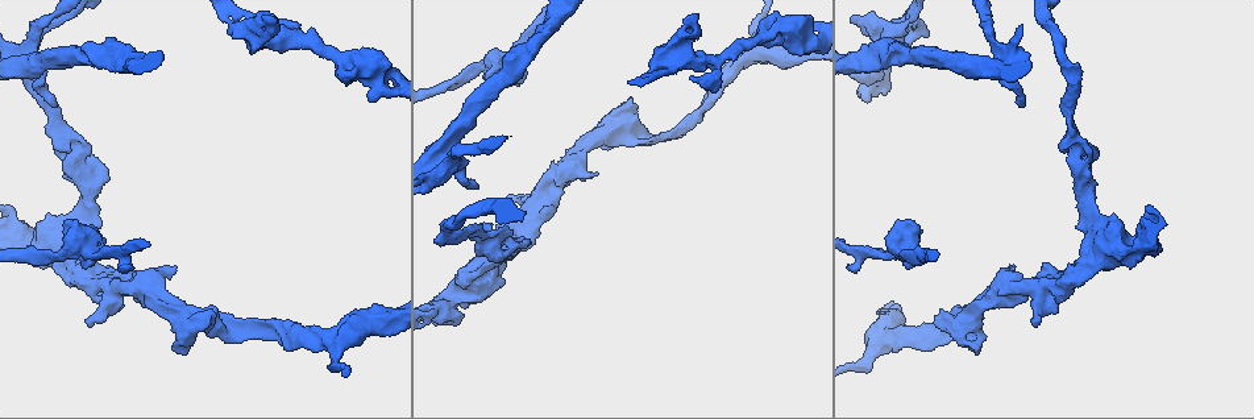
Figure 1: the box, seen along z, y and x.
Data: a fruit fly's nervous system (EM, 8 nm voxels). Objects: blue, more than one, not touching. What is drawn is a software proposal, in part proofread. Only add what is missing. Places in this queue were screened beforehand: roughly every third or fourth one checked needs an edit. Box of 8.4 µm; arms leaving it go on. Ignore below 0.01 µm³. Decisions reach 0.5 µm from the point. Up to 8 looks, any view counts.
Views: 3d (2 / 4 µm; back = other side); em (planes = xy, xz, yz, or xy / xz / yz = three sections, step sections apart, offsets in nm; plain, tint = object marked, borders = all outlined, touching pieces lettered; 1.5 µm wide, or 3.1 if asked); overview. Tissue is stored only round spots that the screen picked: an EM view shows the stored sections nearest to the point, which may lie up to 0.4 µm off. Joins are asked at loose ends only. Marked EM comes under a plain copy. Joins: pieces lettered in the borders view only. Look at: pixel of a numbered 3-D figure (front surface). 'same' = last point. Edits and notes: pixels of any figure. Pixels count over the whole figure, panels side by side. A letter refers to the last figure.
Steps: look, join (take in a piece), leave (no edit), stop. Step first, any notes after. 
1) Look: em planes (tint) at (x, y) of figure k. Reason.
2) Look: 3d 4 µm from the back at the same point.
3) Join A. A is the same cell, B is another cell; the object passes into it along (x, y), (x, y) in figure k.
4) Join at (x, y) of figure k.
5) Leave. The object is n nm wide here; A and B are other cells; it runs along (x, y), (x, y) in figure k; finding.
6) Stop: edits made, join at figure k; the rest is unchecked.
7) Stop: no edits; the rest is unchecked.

Look: 3d 4 µm at (526, 247) of figure 1. Two arms at a narrow angle.

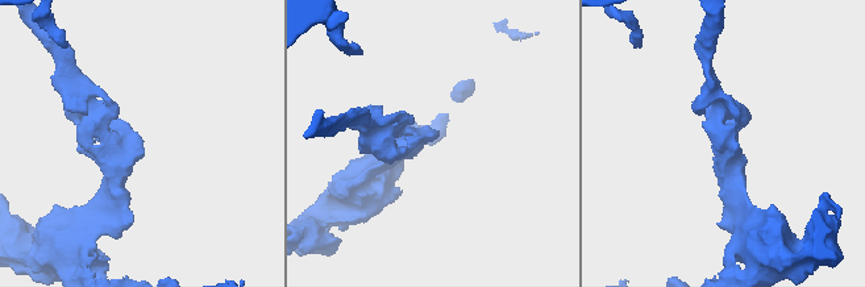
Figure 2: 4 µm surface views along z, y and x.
Look: em xz step 8 (tint) at (431, 139) of figure 2. 4 arms meet here.

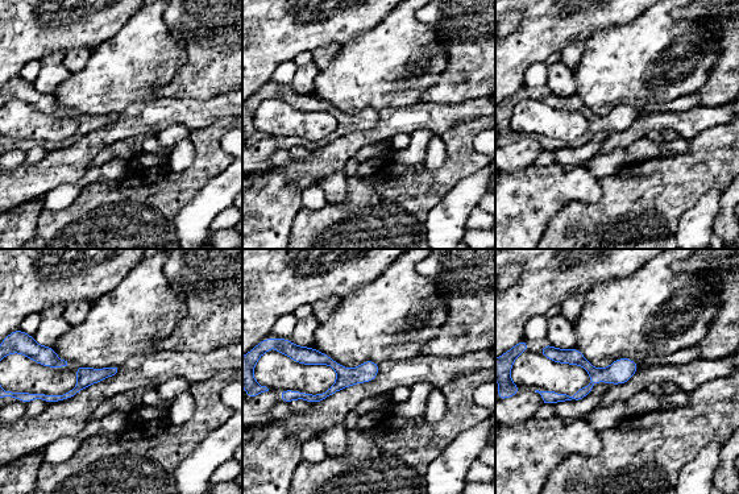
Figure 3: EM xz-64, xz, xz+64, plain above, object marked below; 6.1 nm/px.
Look: em planes (borders) at the same point.

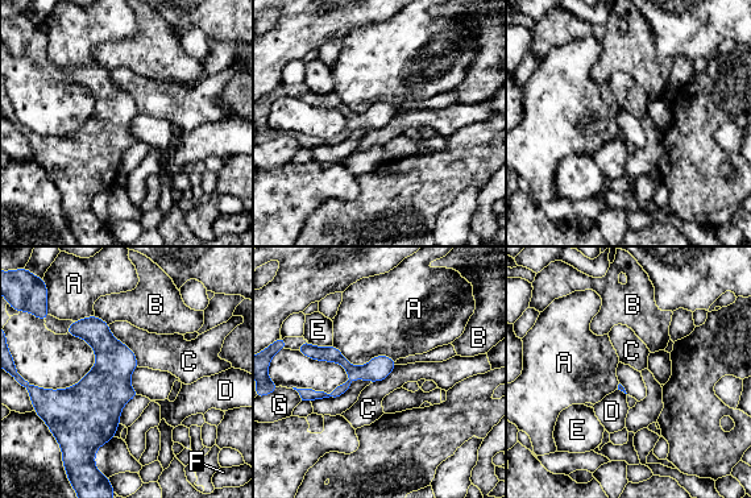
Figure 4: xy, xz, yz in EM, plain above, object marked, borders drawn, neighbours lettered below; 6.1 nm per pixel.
Leave. A, B, C, D, E, F and G are other cells; a border runs along (108, 324), (139, 366) in figure 4; none of them fits.

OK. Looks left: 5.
Look: em planes (borders) at (692, 77) of figure 1. Branch stops here.

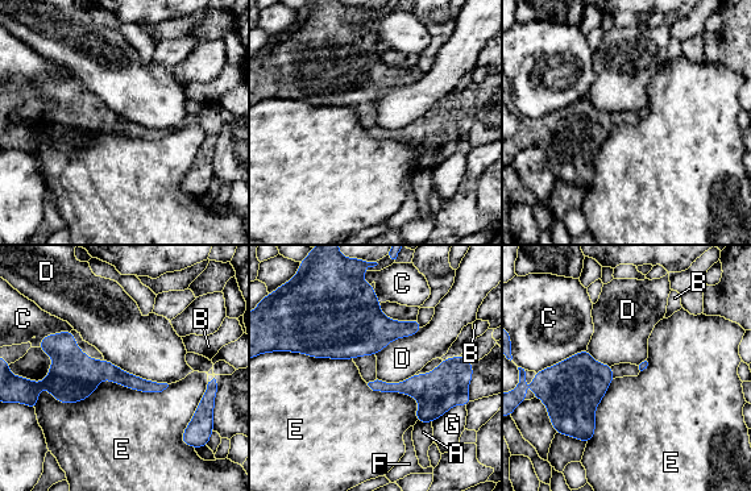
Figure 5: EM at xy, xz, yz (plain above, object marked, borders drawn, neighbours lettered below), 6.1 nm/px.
Leave. A, B, C, D, E, F and G are other cells; a border runs along (104, 358), (129, 373), (167, 385) in figure 5; none of them fits.

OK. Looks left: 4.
Look: em xz step 4 (tint) at (885, 94) of figure 1. Free end.

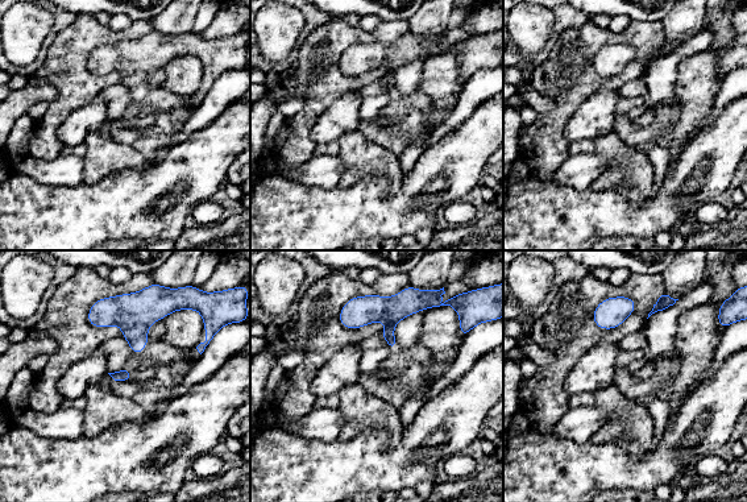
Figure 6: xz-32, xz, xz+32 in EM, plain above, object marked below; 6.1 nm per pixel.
Look: em planes (borders) at the same point. Cut it another way.

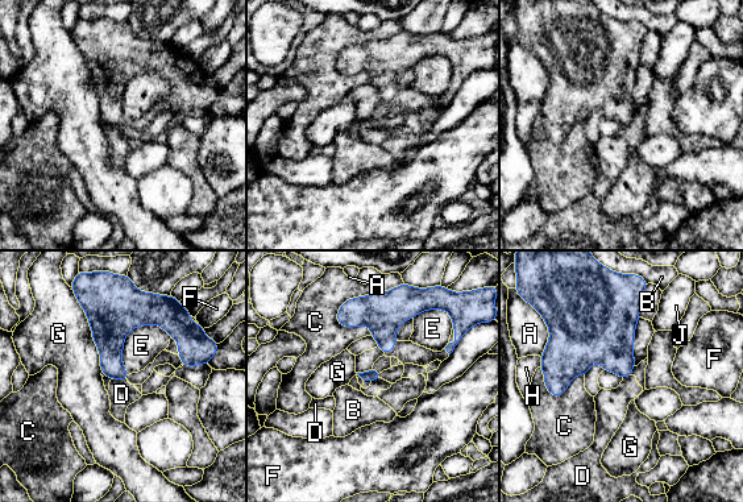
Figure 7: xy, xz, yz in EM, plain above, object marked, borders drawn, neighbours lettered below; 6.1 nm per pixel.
Leave. A, B, C, D, E, F, G, H and J are other cells; no lettered piece goes on from it.

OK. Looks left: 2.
Stop: no edits; the rest is unchecked.

